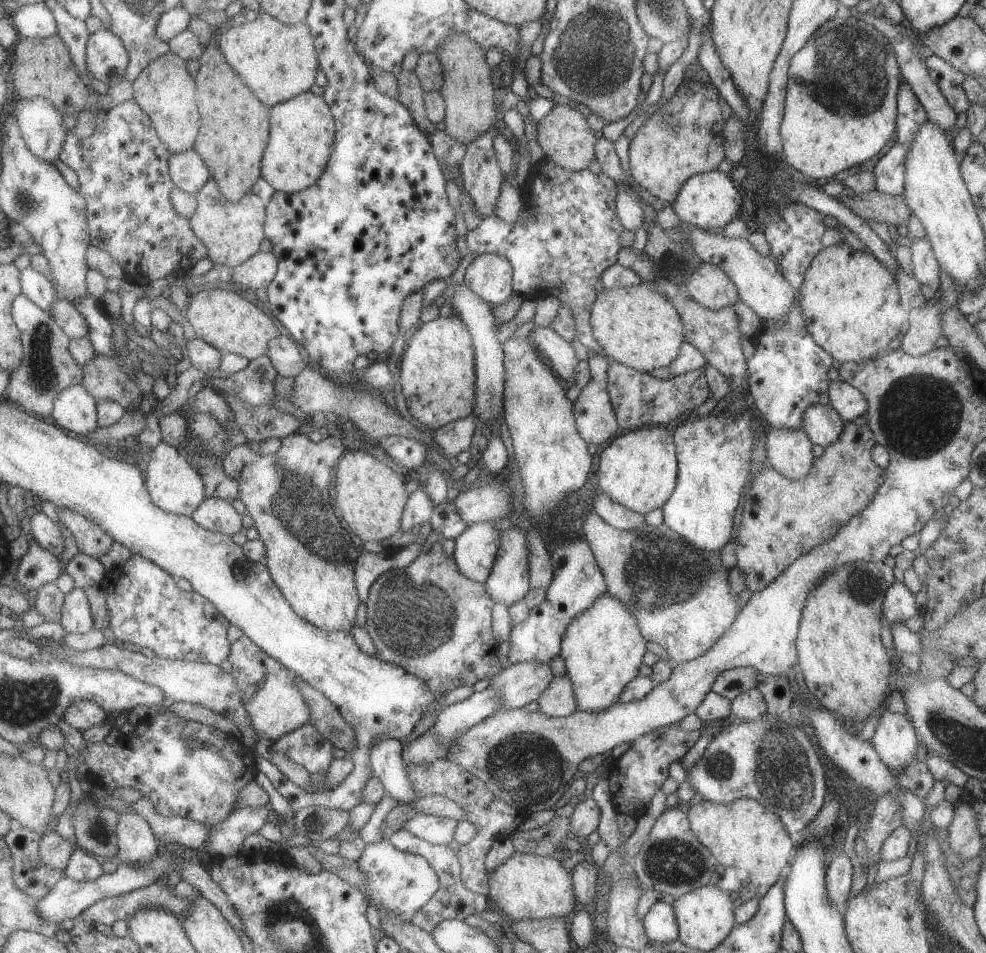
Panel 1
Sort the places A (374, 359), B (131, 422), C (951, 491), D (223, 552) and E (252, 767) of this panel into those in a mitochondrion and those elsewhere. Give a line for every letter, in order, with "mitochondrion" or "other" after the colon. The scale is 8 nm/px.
A: other
B: other
C: other
D: other
E: other

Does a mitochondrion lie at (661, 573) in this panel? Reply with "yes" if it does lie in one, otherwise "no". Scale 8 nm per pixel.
yes

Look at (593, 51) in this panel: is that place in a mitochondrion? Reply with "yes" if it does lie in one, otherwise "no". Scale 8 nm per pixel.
yes

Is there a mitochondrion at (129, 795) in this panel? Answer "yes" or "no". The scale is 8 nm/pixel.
no

